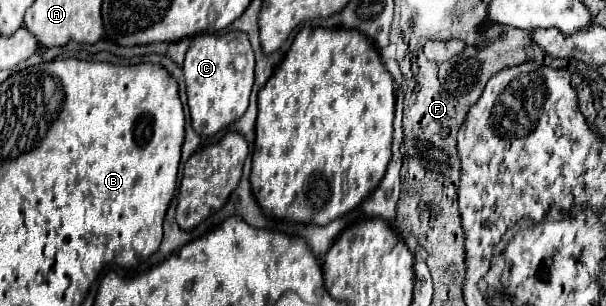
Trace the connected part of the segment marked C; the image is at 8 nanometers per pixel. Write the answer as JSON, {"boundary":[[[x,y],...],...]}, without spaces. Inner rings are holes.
{"boundary":[[[230,30],[226,34],[196,36],[186,52],[182,70],[186,80],[192,128],[198,136],[212,136],[242,118],[248,108],[254,84],[254,54],[246,32]]]}

